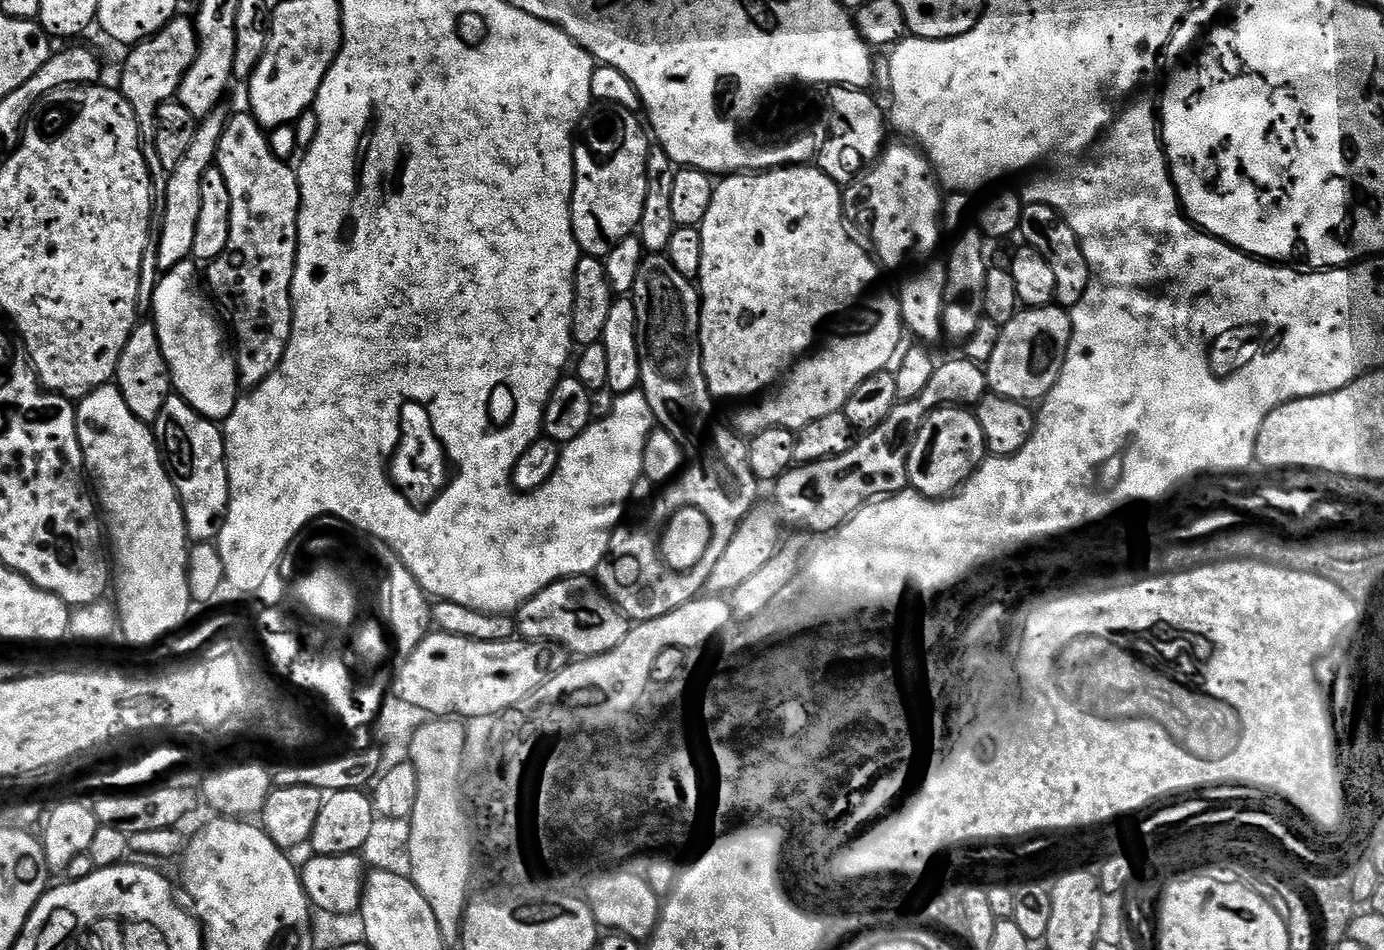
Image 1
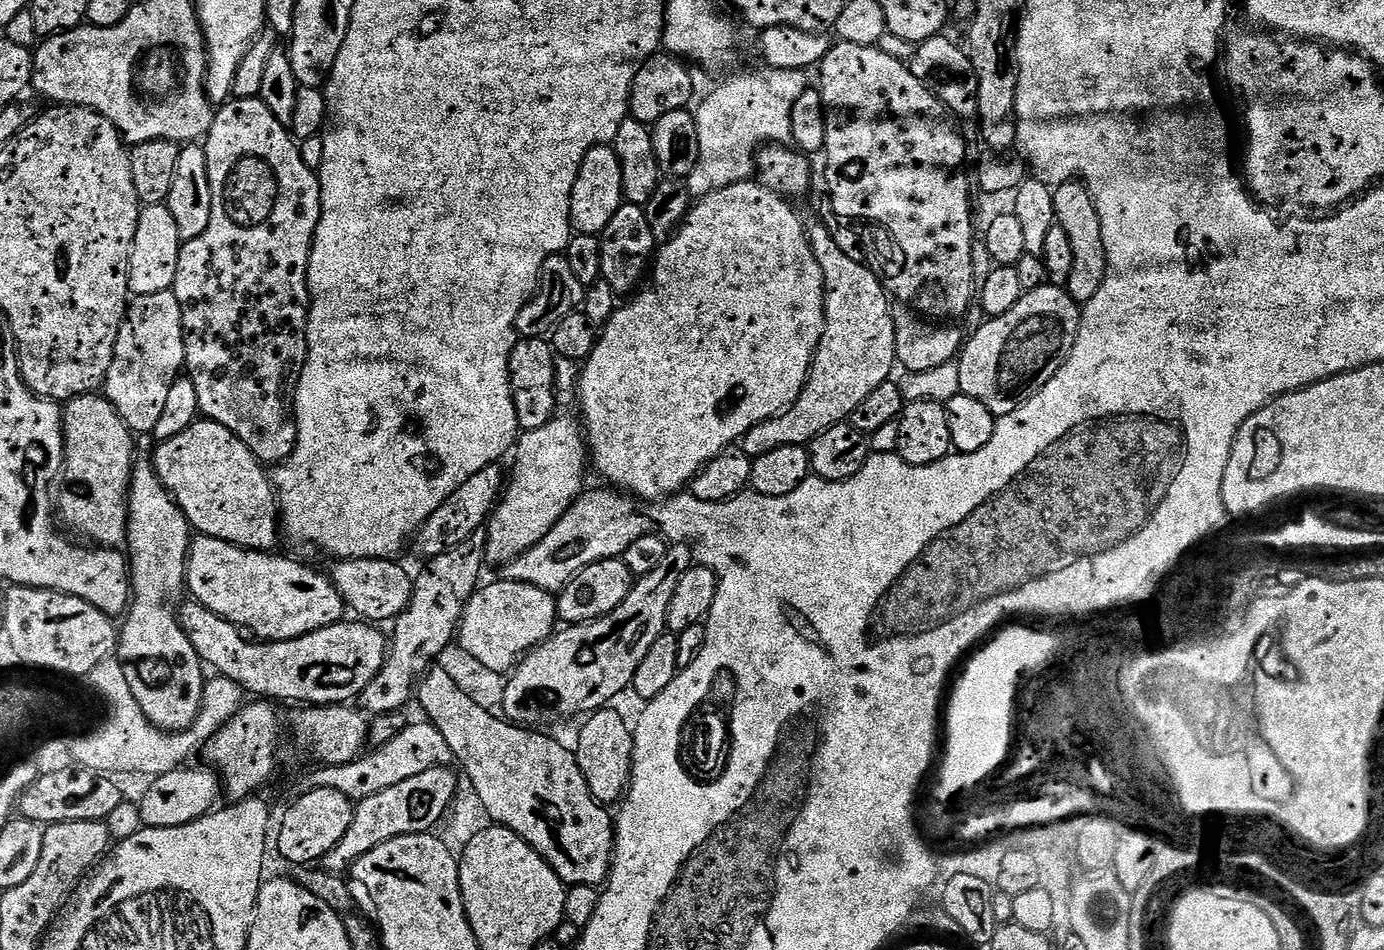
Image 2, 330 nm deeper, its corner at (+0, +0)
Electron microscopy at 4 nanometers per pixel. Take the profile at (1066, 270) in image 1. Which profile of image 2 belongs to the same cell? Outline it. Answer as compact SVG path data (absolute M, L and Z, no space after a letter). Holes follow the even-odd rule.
M1079 179L1068 180L1052 188L1056 223L1066 230L1066 242L1070 246L1072 265L1066 291L1079 305L1084 305L1094 296L1098 286L1104 281L1104 247L1102 246L1102 226L1098 222L1098 210L1094 210L1094 198L1088 193L1087 184Z

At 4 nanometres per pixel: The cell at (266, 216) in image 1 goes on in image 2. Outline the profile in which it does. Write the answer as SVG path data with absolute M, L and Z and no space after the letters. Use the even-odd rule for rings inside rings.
M259 98L255 100L237 100L229 99L228 103L221 104L215 109L212 117L212 125L208 131L206 139L203 141L202 147L206 154L206 170L210 176L210 186L212 187L212 205L210 206L210 226L206 226L206 230L202 230L202 234L193 240L183 241L180 249L180 257L178 258L178 274L176 275L176 283L174 291L178 298L178 306L182 306L182 326L184 327L184 368L186 369L187 379L194 382L194 390L198 390L198 406L201 413L207 419L218 422L222 426L226 426L226 430L230 430L238 438L242 438L242 442L246 442L246 446L257 458L265 465L276 466L288 459L292 455L294 440L291 435L280 436L284 432L284 415L289 415L290 408L284 405L284 395L291 393L295 389L298 379L298 373L304 366L304 360L308 357L308 306L310 297L308 294L308 263L310 262L310 254L312 253L312 239L316 233L316 227L320 221L320 178L313 169L306 166L306 162L302 162L300 157L300 149L297 141L294 139L291 131L282 123L278 122L278 118L274 118L274 114L270 114L270 110L266 110L266 106Z

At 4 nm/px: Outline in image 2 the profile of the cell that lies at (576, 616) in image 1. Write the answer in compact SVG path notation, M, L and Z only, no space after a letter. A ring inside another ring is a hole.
M498 578L493 584L478 587L469 598L459 622L458 644L487 669L508 674L515 669L525 654L543 644L545 640L551 639L557 622L556 599L553 593L524 581Z

